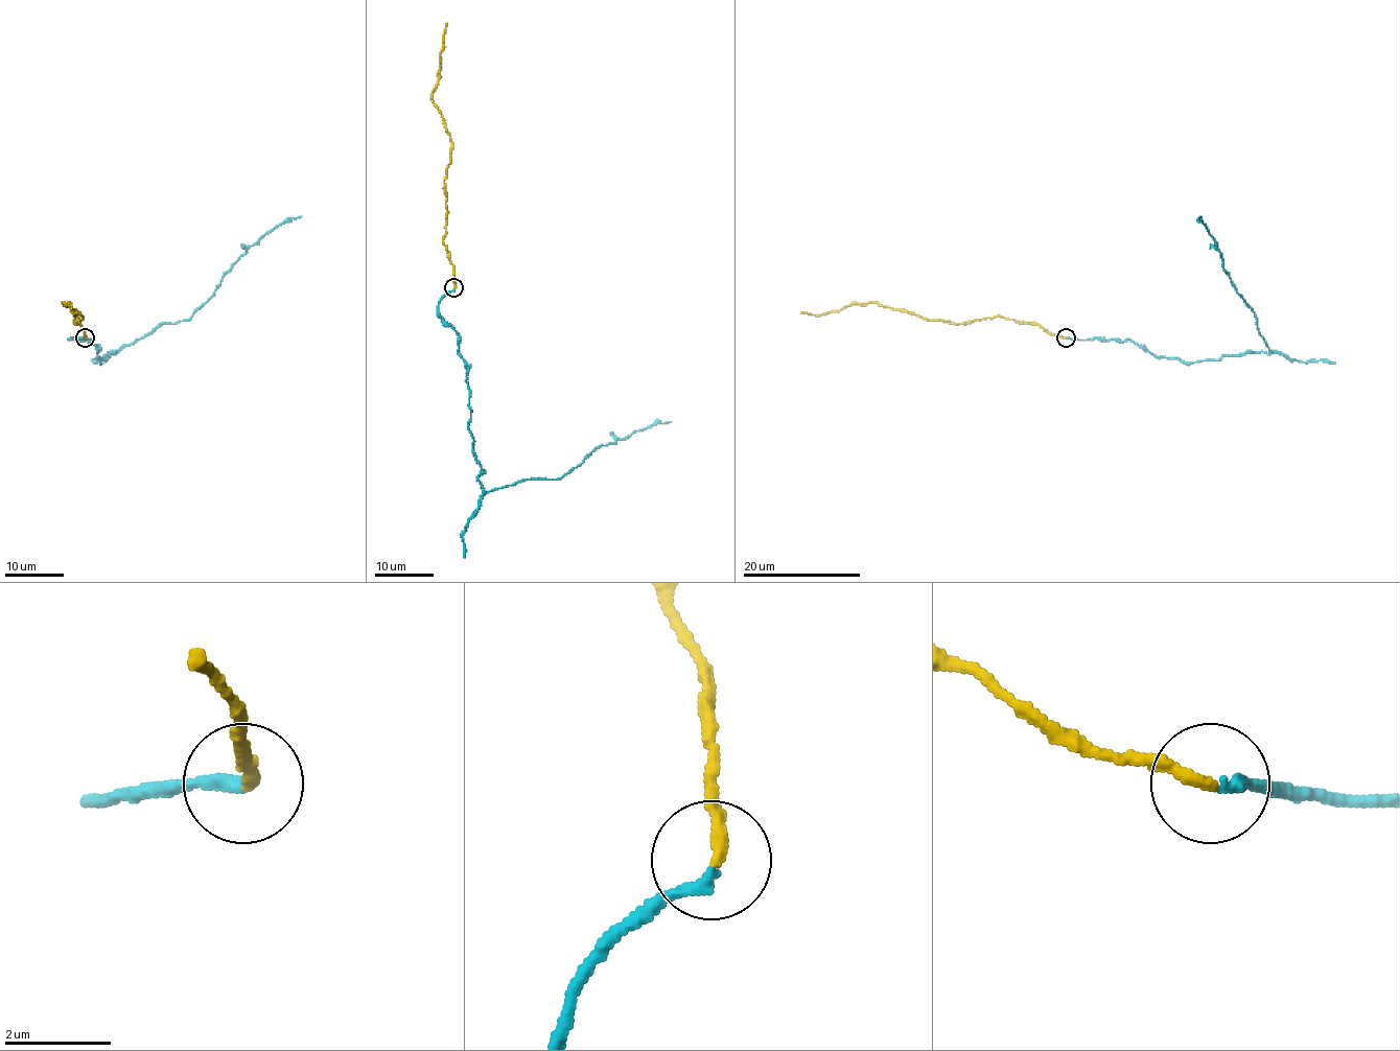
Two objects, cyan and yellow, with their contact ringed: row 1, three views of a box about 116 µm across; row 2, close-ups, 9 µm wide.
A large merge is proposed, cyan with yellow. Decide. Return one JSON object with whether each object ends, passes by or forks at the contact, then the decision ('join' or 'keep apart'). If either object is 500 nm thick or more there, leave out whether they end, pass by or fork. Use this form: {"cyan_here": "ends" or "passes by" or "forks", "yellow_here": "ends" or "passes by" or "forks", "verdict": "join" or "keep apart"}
{"cyan_here": "ends", "yellow_here": "ends", "verdict": "join"}

